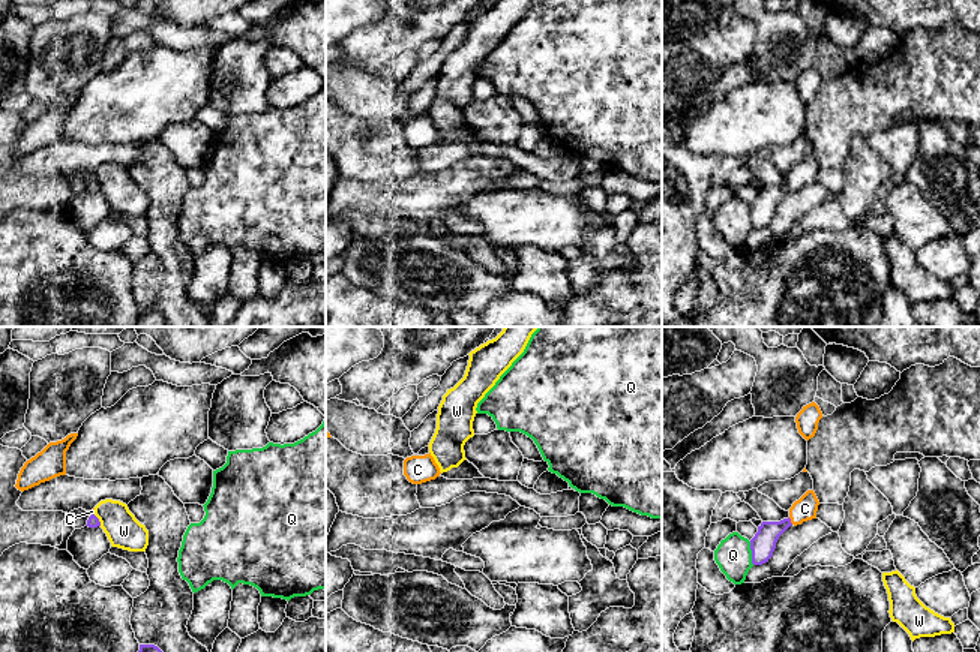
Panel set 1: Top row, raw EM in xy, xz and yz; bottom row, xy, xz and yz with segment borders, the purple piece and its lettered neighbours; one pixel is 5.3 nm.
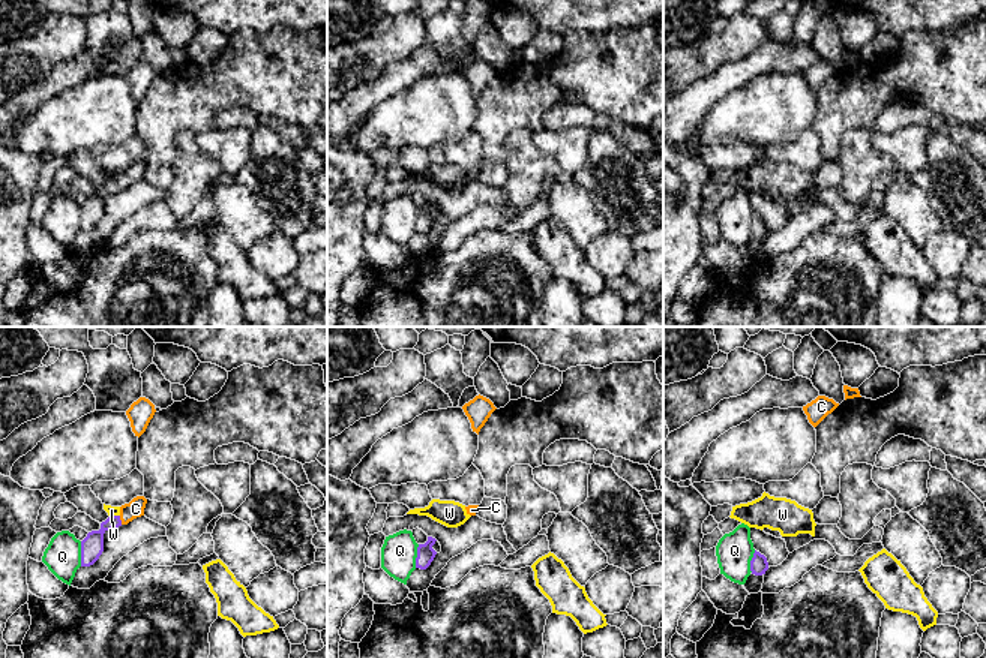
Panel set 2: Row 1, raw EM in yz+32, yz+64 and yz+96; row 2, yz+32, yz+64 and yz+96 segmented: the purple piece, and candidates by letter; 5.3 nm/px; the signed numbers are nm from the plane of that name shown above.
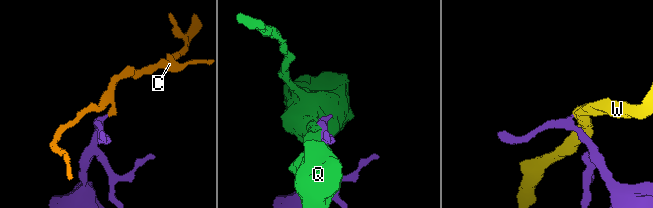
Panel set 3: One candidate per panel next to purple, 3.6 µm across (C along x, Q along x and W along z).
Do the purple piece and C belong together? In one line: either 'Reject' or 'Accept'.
Accept

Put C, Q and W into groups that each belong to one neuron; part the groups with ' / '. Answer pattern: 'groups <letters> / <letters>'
groups C / Q / W

